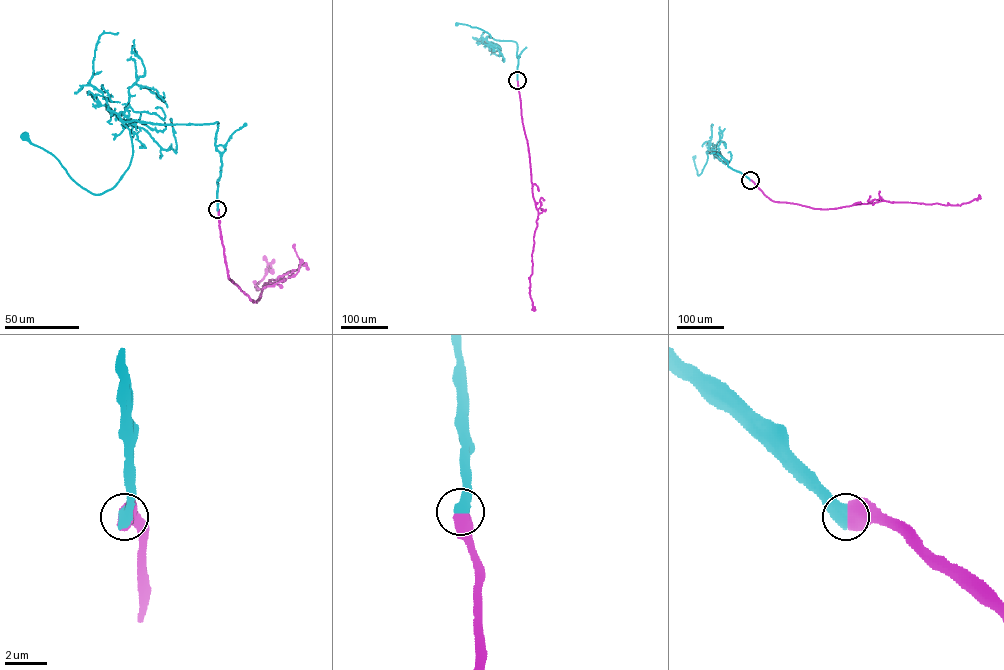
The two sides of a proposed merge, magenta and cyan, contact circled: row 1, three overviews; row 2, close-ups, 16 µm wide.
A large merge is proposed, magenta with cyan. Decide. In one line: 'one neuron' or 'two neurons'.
one neuron

